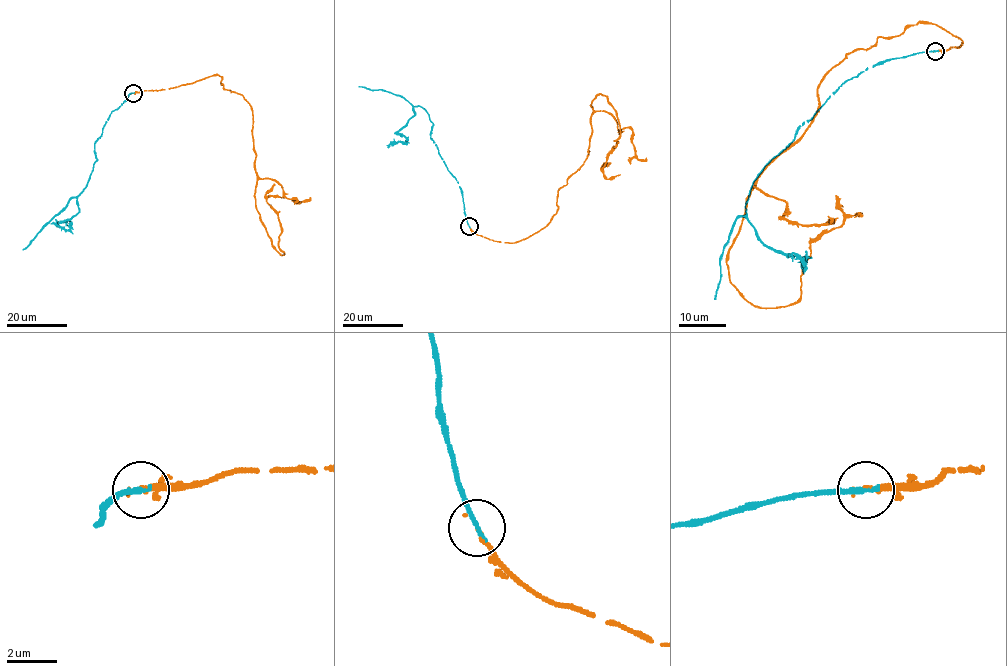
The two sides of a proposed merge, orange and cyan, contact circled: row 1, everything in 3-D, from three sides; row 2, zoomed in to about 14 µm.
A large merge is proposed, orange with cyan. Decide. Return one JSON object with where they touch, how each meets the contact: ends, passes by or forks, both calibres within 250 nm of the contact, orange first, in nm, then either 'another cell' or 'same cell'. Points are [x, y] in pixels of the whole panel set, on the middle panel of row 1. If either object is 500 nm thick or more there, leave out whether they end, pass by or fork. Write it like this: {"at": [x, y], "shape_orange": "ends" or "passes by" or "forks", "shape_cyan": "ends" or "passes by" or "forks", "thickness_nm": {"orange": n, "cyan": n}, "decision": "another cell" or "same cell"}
{"at": [469, 226], "shape_orange": "ends", "shape_cyan": "ends", "thickness_nm": {"orange": 110, "cyan": 220}, "decision": "same cell"}

